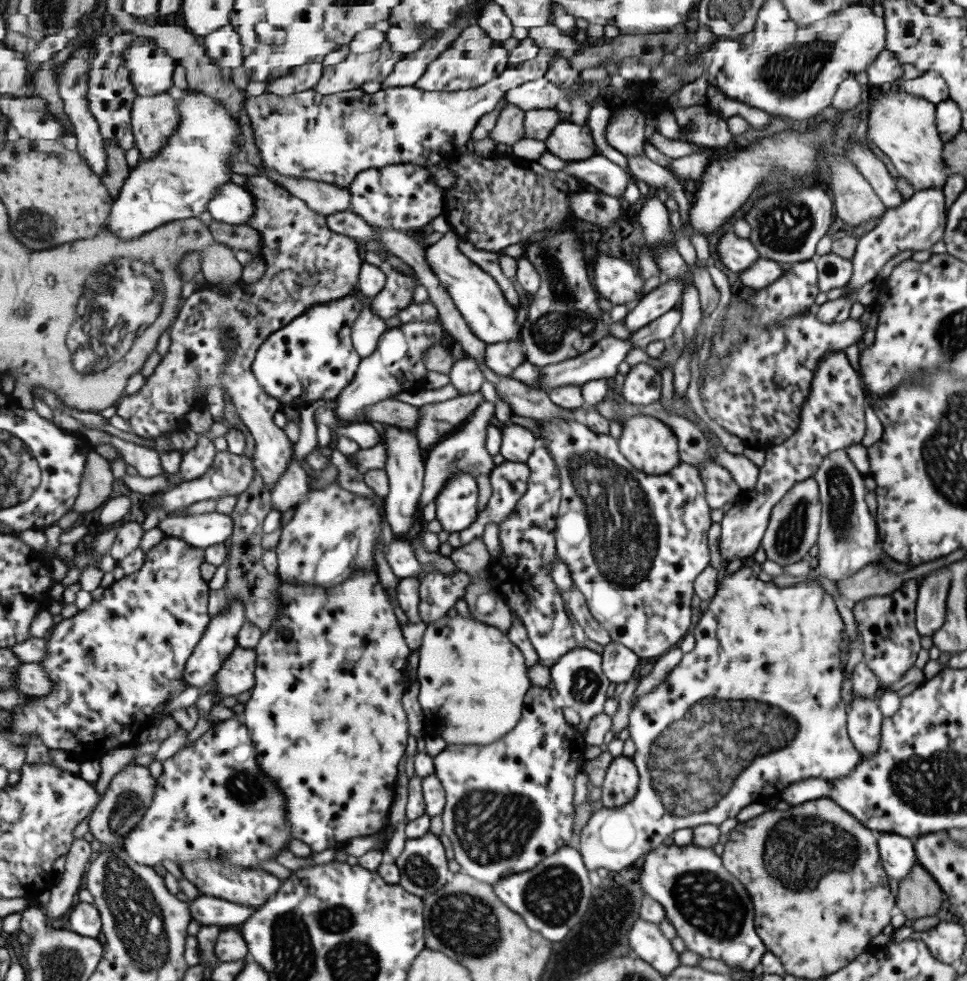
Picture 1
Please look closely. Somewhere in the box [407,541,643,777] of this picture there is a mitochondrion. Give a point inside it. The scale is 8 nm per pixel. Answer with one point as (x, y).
(584, 684)

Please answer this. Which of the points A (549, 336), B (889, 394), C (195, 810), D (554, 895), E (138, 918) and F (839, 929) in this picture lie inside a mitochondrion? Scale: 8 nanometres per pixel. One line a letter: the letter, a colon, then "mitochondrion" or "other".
A: mitochondrion
B: other
C: other
D: mitochondrion
E: mitochondrion
F: other

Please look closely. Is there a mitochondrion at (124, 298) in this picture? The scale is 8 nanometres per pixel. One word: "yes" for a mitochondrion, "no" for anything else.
yes

